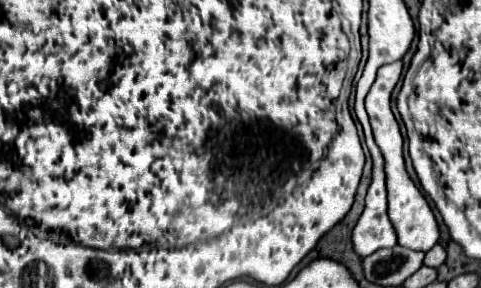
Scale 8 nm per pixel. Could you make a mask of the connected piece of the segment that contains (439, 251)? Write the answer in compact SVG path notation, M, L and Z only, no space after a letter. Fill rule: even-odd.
M436 244L432 250L426 252L424 264L426 264L426 266L434 266L434 268L438 268L440 264L444 264L444 260L446 260L446 248L444 248L442 244Z

